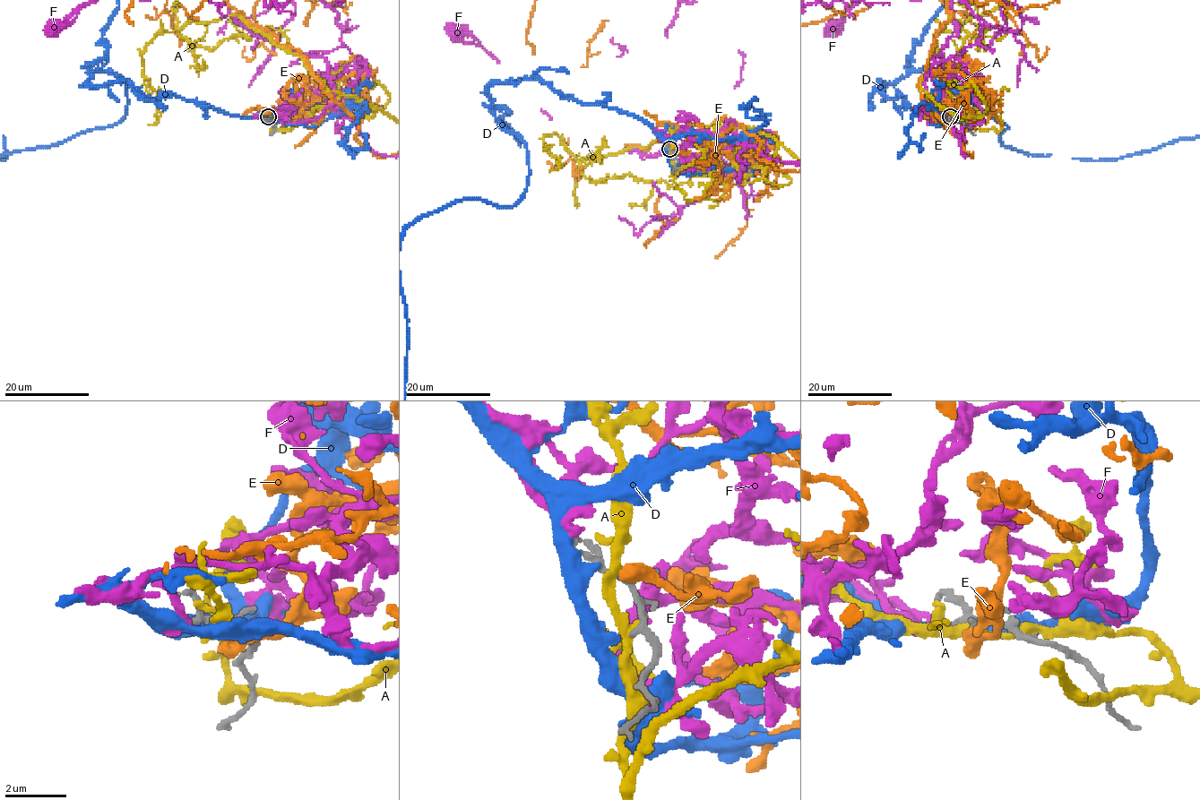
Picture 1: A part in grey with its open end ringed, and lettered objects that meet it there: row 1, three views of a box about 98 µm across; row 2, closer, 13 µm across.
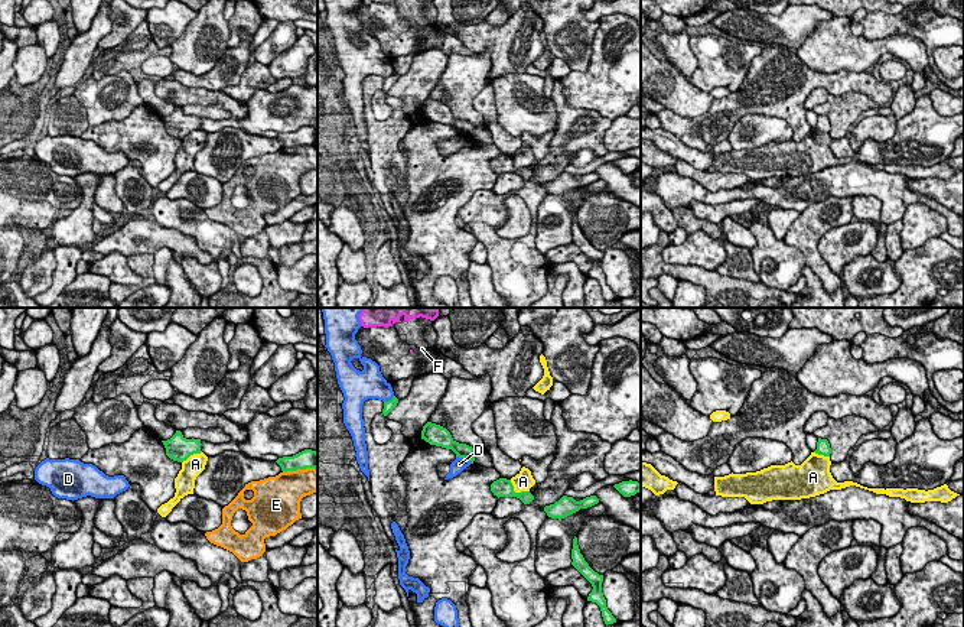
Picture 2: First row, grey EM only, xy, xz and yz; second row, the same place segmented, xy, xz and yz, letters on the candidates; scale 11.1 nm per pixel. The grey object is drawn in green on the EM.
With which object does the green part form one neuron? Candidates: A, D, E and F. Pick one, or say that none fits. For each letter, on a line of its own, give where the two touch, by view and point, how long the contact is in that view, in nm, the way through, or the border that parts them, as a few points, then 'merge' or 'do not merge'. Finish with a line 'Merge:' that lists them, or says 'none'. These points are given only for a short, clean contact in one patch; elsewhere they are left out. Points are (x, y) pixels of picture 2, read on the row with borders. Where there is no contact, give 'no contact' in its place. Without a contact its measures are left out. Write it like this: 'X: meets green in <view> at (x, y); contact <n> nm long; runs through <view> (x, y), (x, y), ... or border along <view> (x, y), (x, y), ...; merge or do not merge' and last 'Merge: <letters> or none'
A: meets green in xz at (517, 493); contact 260 nm long; border along xz (510, 480), (515, 491), (528, 491); do not merge
D: meets green in xz at (465, 457); contact 200 nm long; do not merge
E: meets green in xy at (299, 468); contact 360 nm long; border along xy (315, 468), (283, 471); do not merge
F: no contact; do not merge
Merge: none

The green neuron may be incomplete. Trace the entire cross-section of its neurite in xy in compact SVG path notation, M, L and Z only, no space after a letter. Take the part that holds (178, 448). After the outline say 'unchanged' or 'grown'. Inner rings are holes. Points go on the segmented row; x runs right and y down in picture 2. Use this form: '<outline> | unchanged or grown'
M180 431L167 439L162 441L166 448L166 455L178 462L186 461L193 454L201 454L201 439L186 439Z | unchanged

